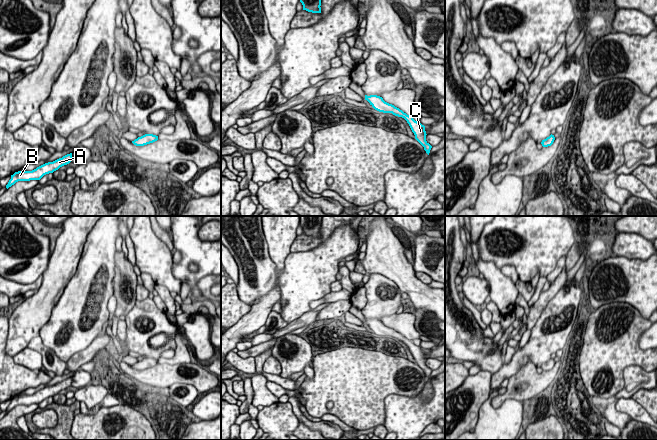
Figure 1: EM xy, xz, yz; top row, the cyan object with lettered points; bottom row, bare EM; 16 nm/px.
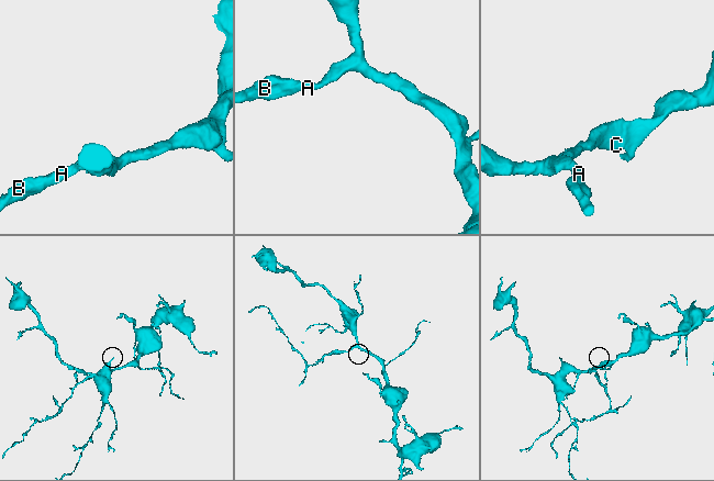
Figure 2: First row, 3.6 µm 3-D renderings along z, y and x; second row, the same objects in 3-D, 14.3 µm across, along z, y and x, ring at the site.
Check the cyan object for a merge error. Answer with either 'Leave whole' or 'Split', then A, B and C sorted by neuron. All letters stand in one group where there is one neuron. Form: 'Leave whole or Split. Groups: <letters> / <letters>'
Leave whole. Groups: A B C

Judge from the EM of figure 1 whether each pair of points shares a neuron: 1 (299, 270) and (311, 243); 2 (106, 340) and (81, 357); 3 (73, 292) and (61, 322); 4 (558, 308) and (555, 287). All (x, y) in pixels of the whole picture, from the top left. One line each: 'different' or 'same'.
1: different
2: same
3: same
4: different

